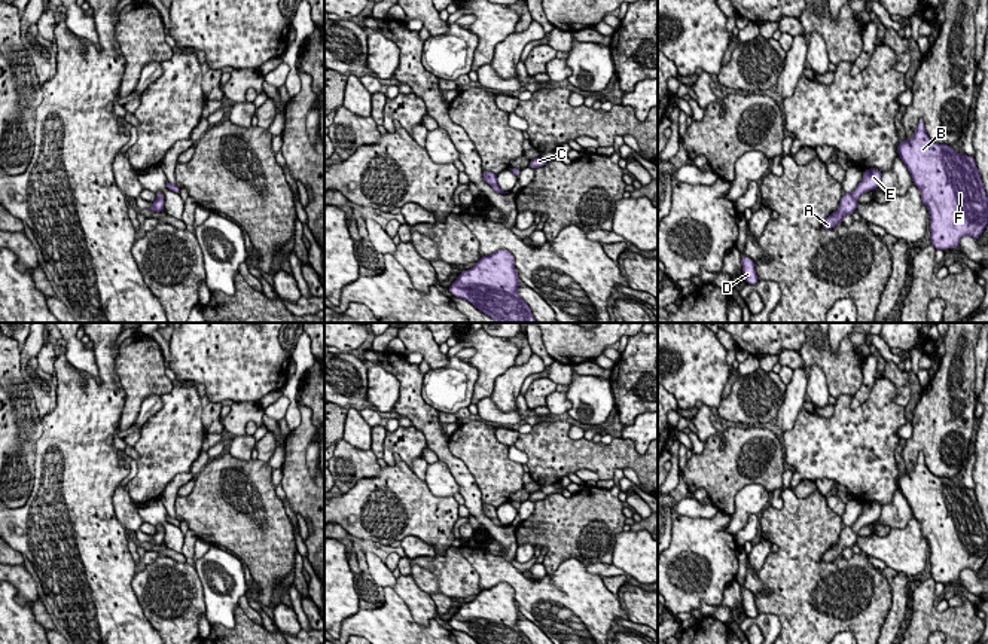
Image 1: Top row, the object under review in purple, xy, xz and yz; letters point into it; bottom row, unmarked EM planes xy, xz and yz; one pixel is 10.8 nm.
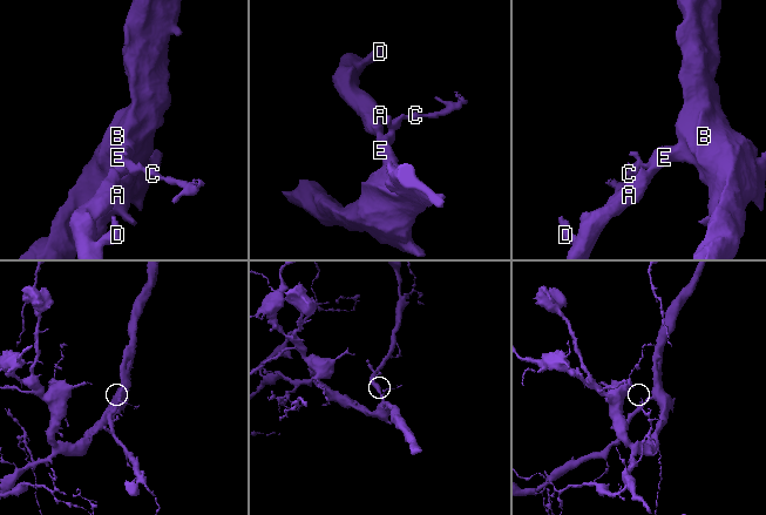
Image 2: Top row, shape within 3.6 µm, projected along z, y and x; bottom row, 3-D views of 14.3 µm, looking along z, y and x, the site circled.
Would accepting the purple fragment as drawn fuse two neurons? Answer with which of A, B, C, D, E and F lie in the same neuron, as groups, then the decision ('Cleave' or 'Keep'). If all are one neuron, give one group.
Groups: A B C D E F. Keep

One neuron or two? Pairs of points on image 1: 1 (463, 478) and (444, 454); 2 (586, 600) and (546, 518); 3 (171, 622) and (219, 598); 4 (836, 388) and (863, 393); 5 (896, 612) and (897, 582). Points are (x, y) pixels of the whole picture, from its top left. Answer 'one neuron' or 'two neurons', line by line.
1: one neuron
2: two neurons
3: two neurons
4: two neurons
5: one neuron

